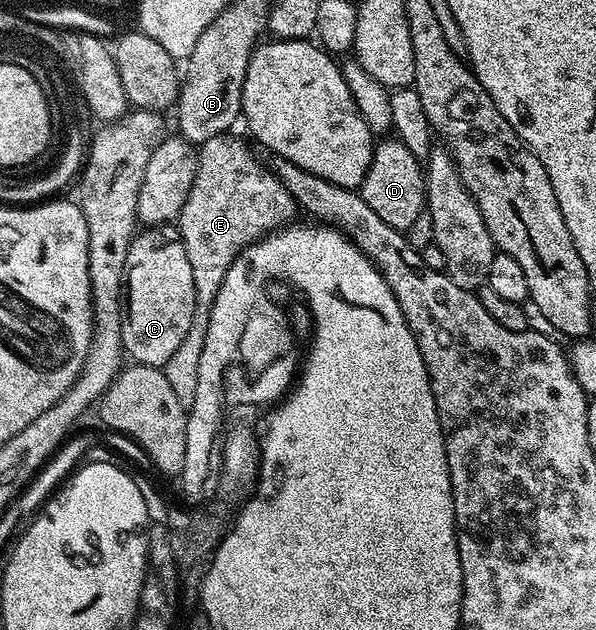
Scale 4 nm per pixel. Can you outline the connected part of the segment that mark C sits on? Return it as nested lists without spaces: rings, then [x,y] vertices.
[[[172,223],[138,231],[129,242],[123,281],[121,347],[128,359],[164,369],[167,358],[171,358],[179,342],[187,338],[194,314],[195,278],[191,274],[191,262],[187,262],[180,231]]]

